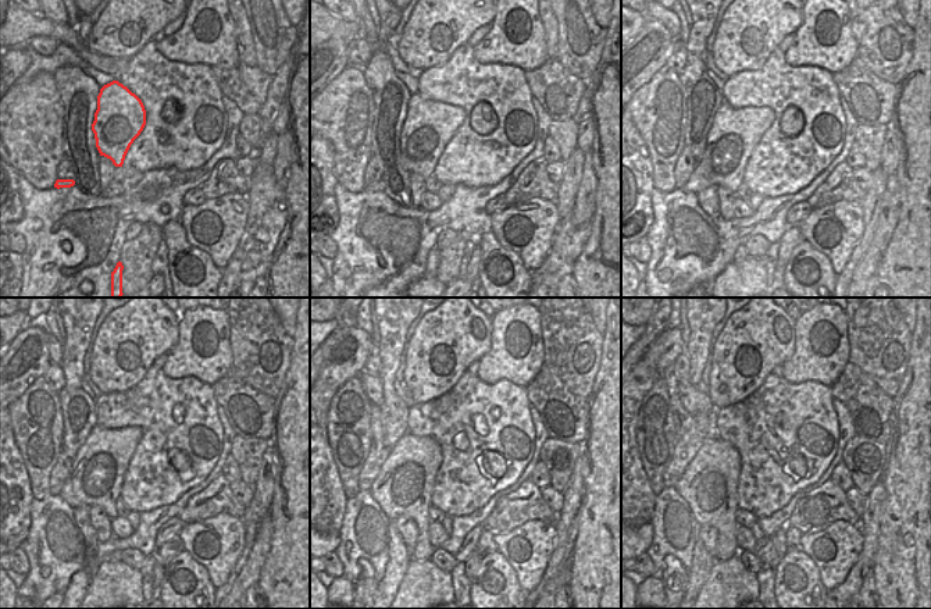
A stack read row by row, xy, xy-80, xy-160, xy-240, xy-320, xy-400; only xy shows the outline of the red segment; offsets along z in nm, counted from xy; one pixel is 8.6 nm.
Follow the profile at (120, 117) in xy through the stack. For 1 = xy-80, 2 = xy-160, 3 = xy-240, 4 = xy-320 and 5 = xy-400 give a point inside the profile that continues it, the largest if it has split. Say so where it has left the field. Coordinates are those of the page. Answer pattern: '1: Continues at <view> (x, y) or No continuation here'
1: Continues at xy-80 (428, 127)
2: Continues at xy-160 (734, 134)
3: Continues at xy-240 (96, 477)
4: Continues at xy-320 (403, 485)
5: Continues at xy-400 (709, 484).

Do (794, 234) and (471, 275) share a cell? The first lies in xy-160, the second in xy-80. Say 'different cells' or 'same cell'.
same cell

